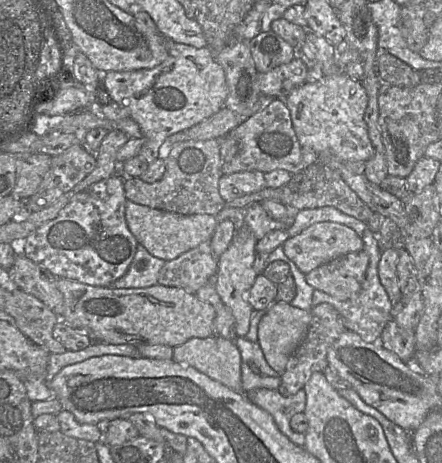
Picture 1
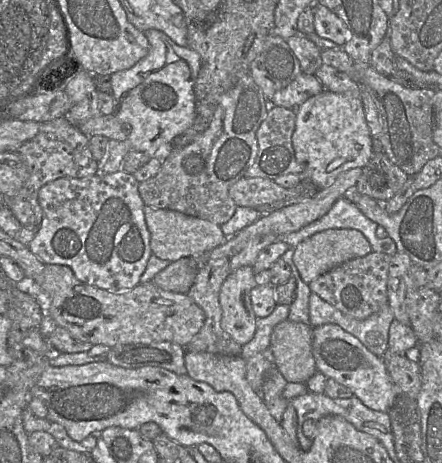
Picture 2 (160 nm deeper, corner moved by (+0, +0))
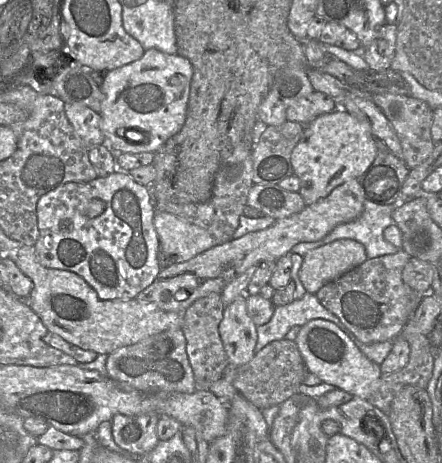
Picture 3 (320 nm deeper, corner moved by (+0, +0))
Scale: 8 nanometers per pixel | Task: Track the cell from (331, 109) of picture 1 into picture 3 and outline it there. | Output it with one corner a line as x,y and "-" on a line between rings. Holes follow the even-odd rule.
339,107
305,125
302,137
292,151
291,162
294,175
301,181
299,193
306,205
311,205
327,197
344,182
361,177
375,157
375,138
369,124

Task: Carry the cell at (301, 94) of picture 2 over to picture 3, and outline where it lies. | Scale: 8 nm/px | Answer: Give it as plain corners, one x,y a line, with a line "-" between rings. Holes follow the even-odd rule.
313,91
297,100
286,110
287,119
307,125
317,117
333,112
339,105
328,95

